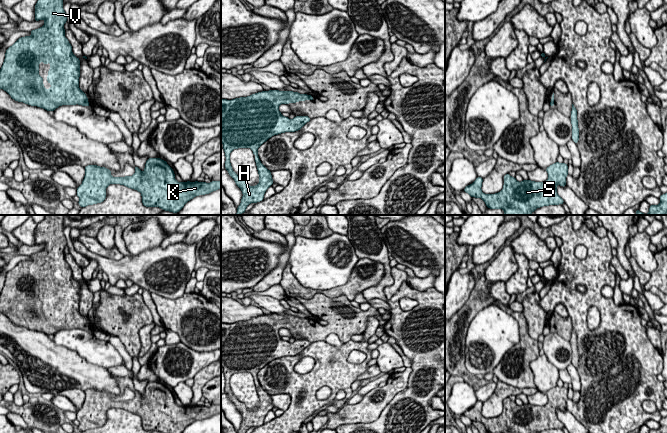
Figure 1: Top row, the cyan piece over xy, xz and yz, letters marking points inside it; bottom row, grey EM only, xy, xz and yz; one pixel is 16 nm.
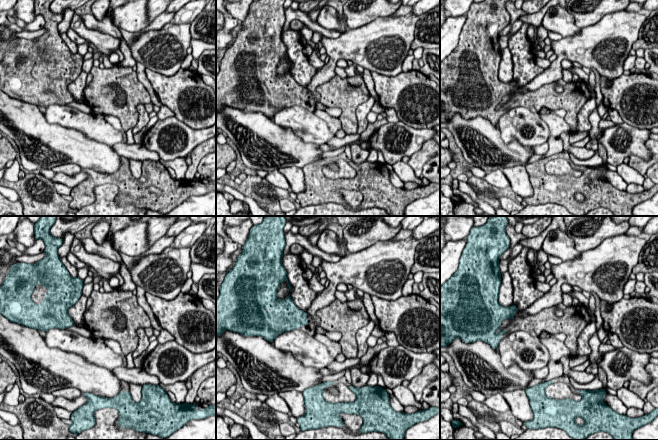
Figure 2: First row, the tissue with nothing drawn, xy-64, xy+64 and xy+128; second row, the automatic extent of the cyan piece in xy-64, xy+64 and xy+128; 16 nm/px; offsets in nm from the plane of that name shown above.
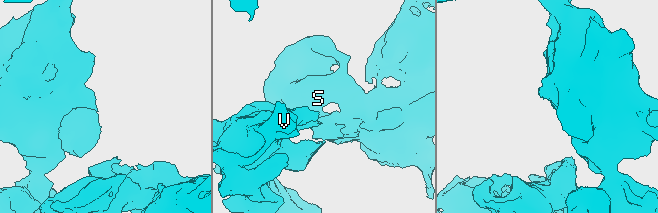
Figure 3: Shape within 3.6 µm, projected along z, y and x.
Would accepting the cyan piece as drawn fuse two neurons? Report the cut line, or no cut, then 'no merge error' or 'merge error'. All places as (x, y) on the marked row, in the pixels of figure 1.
cut none; no merge error

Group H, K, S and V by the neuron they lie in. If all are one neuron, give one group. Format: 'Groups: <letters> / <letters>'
Groups: H K S V

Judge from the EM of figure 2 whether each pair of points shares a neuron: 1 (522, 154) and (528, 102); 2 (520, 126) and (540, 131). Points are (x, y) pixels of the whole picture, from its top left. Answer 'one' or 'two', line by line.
1: two
2: one

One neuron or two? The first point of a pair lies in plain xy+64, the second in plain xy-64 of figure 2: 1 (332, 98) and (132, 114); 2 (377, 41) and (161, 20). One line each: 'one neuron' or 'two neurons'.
1: one neuron
2: two neurons

